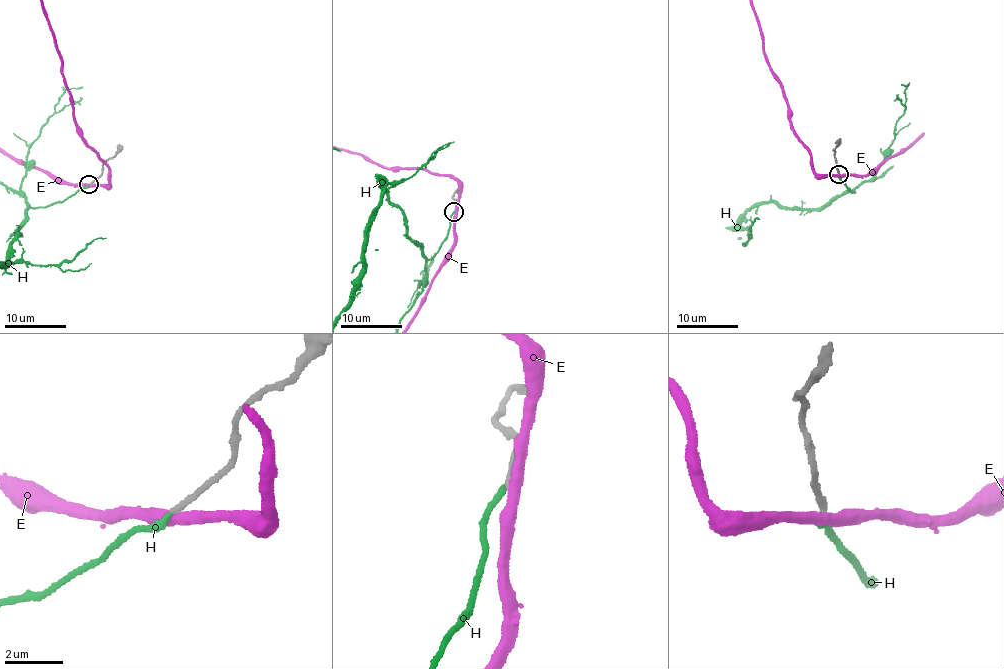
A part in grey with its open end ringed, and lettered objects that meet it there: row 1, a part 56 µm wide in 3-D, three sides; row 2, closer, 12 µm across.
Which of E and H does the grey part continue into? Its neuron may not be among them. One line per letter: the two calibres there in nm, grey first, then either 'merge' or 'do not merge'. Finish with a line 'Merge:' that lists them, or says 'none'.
E: calibres 240 and 400 nm; do not merge
H: calibres 200 and 240 nm; merge
Merge: H

